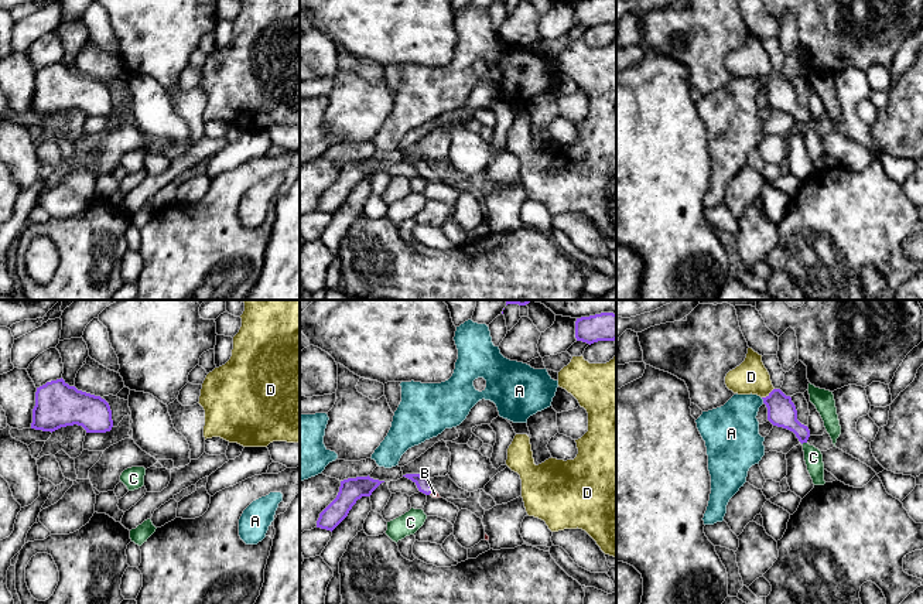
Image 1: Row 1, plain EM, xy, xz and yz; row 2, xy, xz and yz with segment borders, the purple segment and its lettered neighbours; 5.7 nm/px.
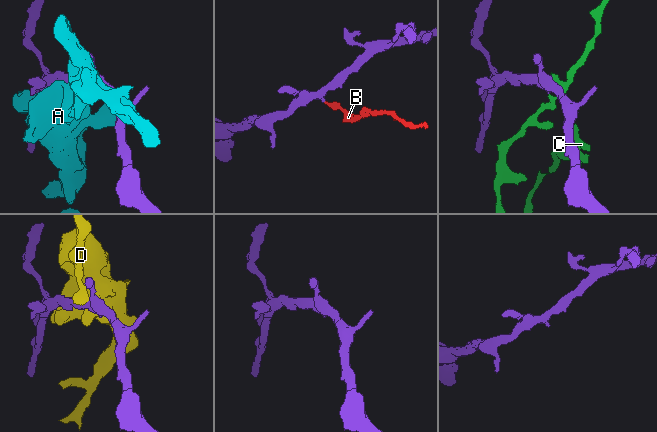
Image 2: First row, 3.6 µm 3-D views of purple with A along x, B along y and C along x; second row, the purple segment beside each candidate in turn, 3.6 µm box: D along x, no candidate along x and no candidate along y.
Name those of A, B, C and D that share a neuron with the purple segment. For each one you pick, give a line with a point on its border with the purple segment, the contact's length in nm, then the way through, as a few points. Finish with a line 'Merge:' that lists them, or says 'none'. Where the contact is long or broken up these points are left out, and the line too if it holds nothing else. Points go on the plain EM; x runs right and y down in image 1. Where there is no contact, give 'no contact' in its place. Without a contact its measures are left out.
B: contact xz (431, 174); length 50 nm; way xz (423, 166), (431, 174), (434, 177)
Merge: B

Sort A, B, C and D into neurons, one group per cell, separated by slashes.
A / B / C / D

